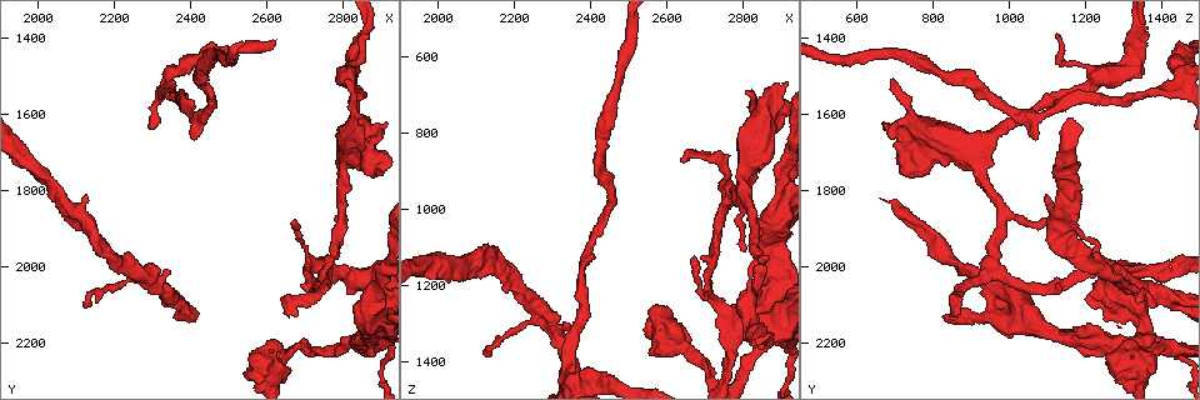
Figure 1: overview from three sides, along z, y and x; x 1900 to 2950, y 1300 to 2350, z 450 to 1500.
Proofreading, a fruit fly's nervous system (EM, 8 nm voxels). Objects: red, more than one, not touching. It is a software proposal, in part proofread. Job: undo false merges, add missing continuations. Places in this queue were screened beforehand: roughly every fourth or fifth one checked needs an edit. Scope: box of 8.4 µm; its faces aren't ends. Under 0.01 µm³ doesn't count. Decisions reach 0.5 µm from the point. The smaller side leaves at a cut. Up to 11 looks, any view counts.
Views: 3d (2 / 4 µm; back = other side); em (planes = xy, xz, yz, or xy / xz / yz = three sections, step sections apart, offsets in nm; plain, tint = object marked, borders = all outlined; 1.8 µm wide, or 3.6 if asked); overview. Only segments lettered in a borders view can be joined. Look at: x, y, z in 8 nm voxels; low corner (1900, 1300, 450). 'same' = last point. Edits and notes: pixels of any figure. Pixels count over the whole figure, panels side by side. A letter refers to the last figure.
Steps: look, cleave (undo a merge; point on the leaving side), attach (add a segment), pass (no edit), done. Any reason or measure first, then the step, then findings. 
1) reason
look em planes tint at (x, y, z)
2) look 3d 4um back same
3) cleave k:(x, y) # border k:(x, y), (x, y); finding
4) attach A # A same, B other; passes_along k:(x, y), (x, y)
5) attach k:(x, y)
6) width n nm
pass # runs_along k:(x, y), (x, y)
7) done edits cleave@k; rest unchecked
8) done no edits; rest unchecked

four or more arms meet
look em 3.6um planes borders at (2810, 1700, 885)

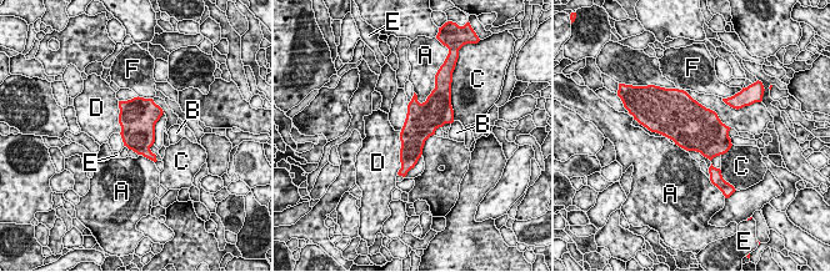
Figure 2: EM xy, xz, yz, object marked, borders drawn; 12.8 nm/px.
pass # A other, B other, C other, D other, E other, F other; continuous, no second neuron

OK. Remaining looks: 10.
sharp bend
look 3d 4um at (2870, 2185, 1200)

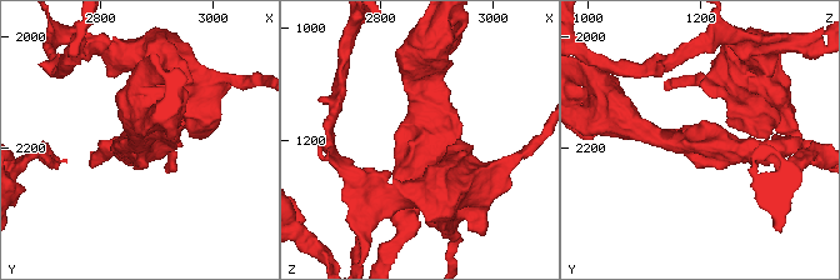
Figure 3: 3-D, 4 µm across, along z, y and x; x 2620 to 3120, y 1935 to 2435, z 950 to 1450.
need the tissue
look em planes borders at (2875, 2180, 1205)

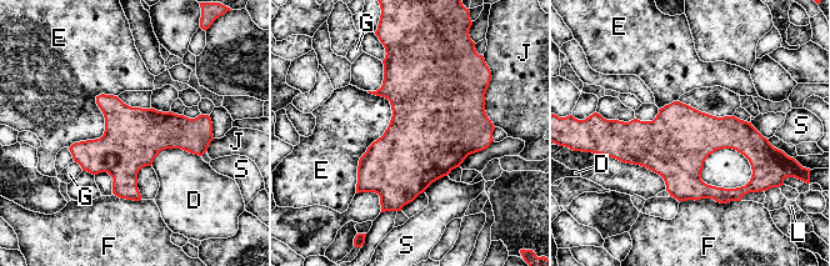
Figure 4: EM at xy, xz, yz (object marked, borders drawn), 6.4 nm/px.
pass # D other, E other, F other, G other, J other, L other, S other; border 4:(368, 91), (391, 119), (355, 192); one neuron here

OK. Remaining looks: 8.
abrupt turn
look em xz step 4 borders at (2340, 1540, 1410)

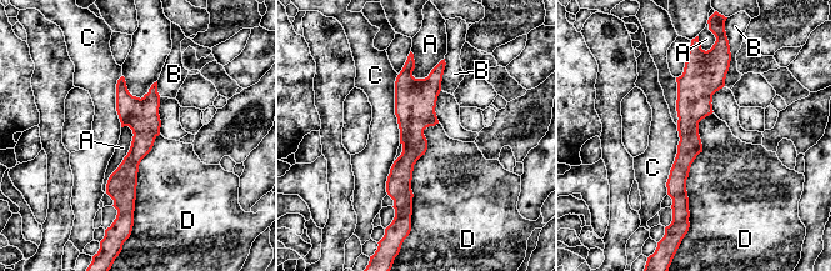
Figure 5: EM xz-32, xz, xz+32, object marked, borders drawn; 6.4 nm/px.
pass # A other, B other, C other, D other; border 5:(712, 111), (689, 222); all the same neuron

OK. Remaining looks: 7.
tapers out
look 3d 4um at (2405, 1665, 1075)

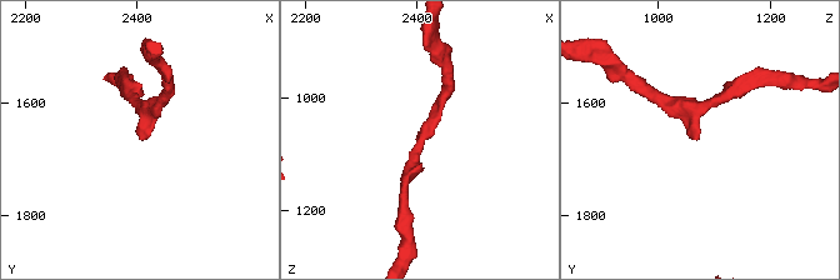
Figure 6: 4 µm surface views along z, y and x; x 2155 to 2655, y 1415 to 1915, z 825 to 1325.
look em planes tint at (2410, 1665, 1070)

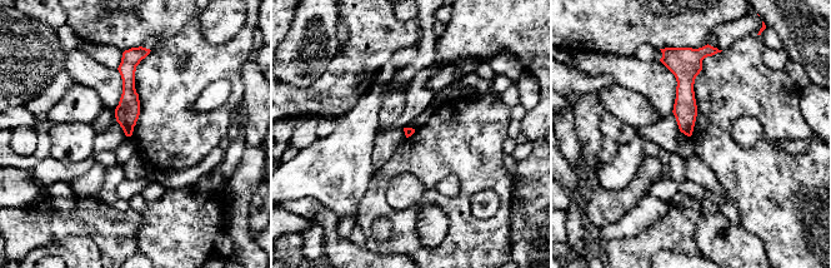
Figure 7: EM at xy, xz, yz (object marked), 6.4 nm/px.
see the neighbours
look em planes borders same

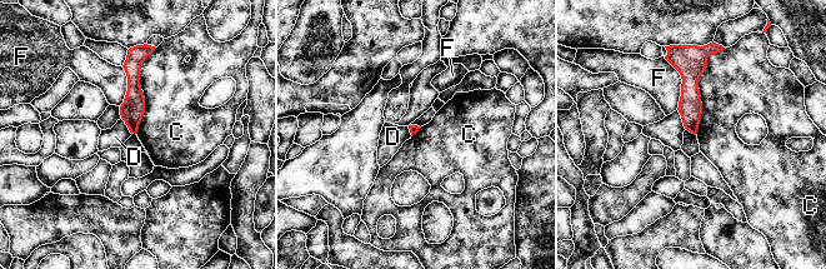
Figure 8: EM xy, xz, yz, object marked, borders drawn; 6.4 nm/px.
longest_contact C 600 nm
pass # C other, D other, F other; runs_along 8:(130, 56), (133, 60), (134, 129); none of them fits

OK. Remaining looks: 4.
done no edits; rest unchecked

